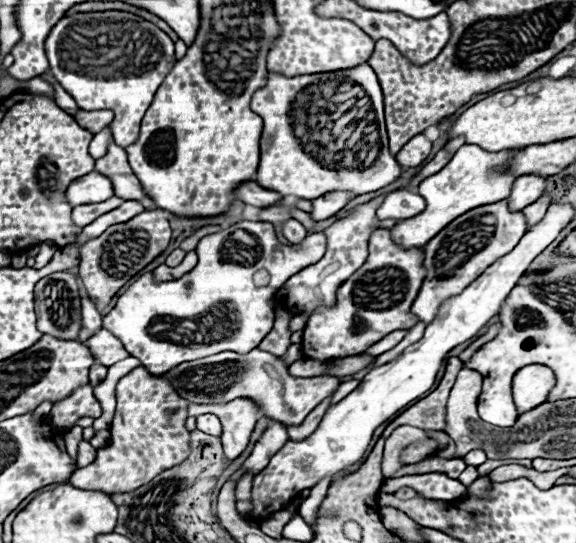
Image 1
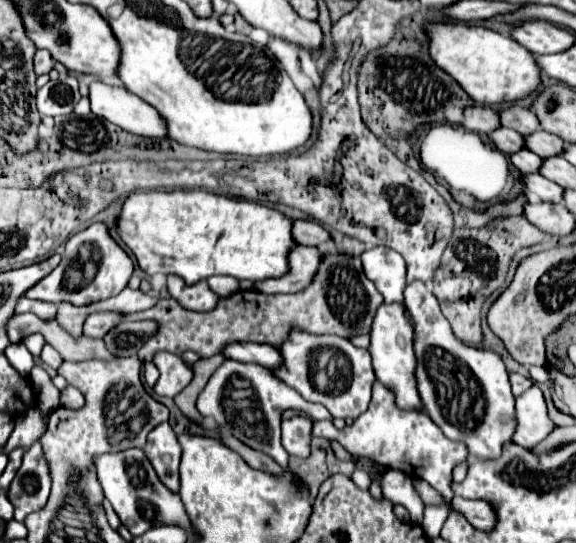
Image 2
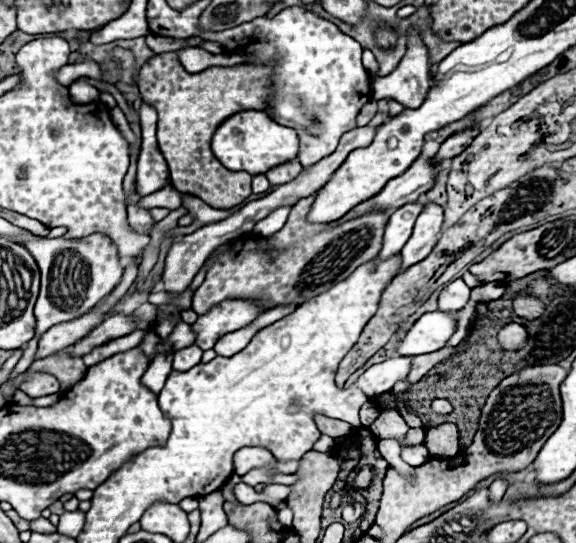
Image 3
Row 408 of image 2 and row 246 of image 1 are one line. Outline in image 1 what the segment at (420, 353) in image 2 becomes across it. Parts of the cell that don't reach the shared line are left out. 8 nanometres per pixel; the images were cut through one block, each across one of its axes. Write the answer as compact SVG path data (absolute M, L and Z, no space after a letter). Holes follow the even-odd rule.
M508 200L472 208L470 212L452 220L442 232L438 232L438 236L434 236L434 240L430 240L430 244L424 246L424 268L428 274L422 290L418 292L418 298L412 304L412 312L422 322L430 324L442 300L456 296L458 292L462 292L462 288L466 288L466 284L472 284L494 260L498 260L498 256L510 252L524 234L526 218L522 210L512 212L508 208Z

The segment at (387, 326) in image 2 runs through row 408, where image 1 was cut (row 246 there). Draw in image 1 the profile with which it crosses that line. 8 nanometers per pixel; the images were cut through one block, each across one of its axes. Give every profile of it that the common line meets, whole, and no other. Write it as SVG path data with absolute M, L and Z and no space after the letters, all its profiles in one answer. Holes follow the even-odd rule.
M464 144L440 172L436 172L420 182L418 192L426 200L426 210L420 212L418 216L398 222L392 228L394 242L398 242L404 248L412 248L412 246L420 248L420 246L428 244L446 224L450 224L454 218L462 216L464 212L468 212L476 206L482 206L482 204L492 204L492 202L508 198L510 188L516 180L516 176L508 170L508 164L512 160L510 156L518 150L520 148L486 152L474 144Z

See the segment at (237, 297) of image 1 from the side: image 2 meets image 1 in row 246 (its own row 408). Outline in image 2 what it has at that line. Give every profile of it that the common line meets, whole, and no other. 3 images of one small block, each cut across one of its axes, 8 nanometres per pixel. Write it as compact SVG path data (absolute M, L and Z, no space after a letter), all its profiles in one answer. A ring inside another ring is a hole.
M224 360L222 366L210 376L206 388L200 394L200 404L196 404L196 408L204 418L212 416L220 428L230 430L246 446L272 456L272 460L276 460L284 470L288 468L288 454L280 444L282 412L298 408L304 412L312 412L314 418L332 420L330 412L326 412L322 404L306 402L298 392L294 392L294 388L286 386L276 376L272 376L268 368L262 368L258 364L242 364L236 360Z

